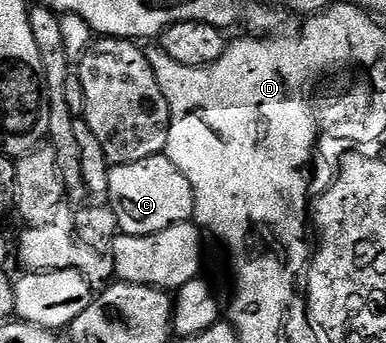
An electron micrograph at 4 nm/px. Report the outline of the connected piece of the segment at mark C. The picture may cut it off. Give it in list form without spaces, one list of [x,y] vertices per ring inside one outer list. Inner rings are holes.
[[[166,155],[138,159],[138,163],[109,168],[107,204],[118,215],[120,232],[126,235],[154,235],[183,221],[191,222],[196,211],[196,196],[182,171]]]

